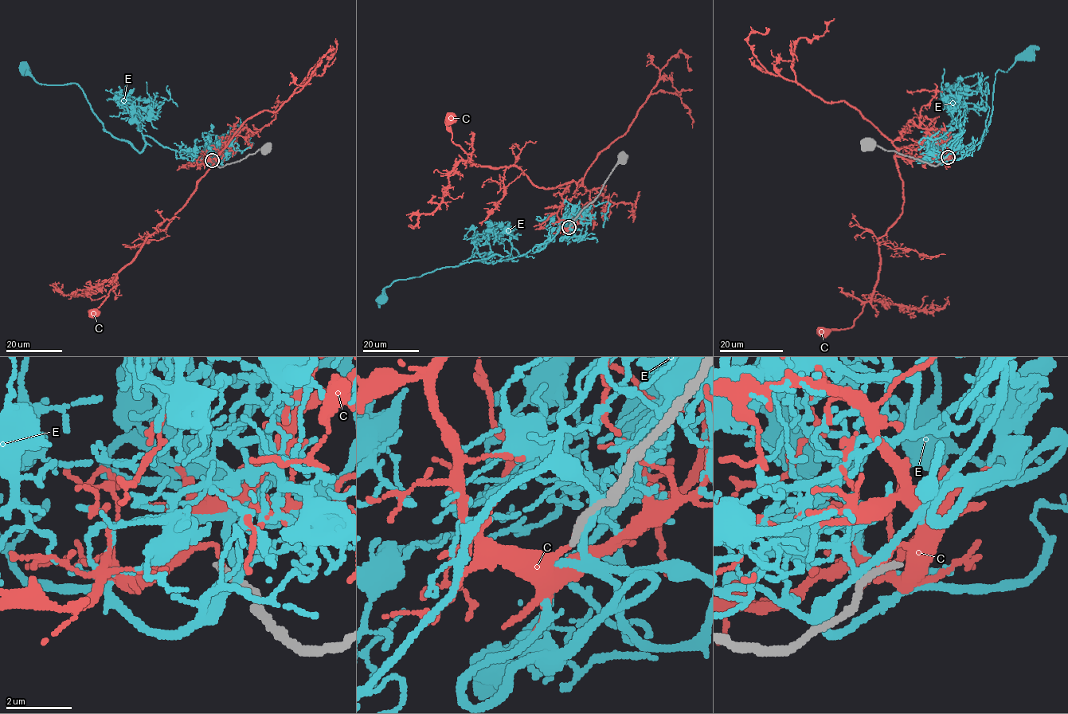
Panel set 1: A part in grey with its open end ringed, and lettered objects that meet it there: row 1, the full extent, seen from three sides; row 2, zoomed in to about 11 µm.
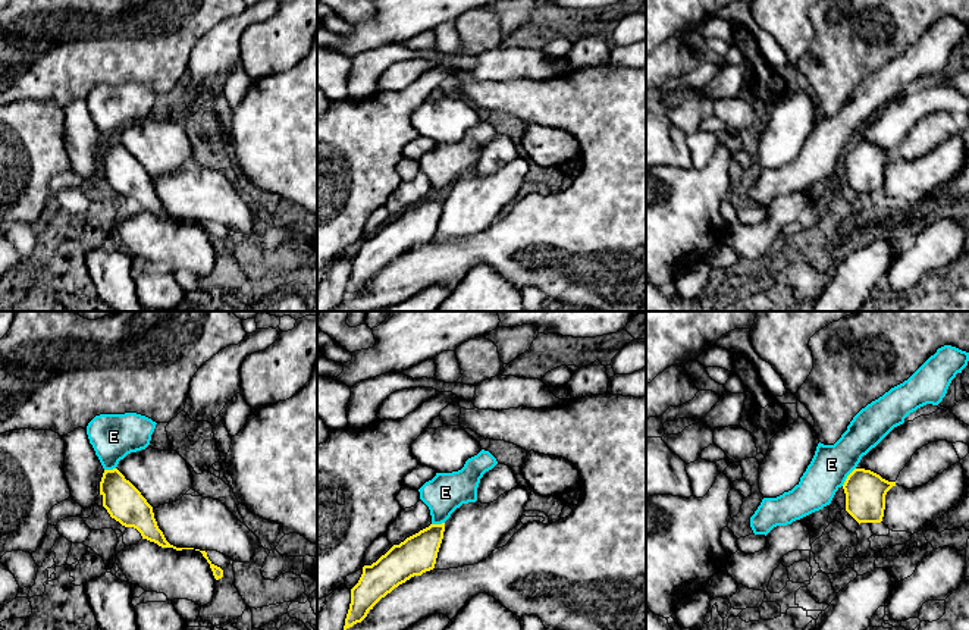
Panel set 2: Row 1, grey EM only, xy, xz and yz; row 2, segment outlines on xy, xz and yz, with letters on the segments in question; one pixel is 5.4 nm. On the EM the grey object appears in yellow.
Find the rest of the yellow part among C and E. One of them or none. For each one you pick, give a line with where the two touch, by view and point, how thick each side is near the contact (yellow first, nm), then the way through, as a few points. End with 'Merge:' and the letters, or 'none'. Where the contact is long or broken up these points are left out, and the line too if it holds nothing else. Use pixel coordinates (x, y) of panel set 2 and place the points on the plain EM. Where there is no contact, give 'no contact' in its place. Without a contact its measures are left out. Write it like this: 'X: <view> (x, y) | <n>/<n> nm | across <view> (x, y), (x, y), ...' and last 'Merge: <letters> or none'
Merge: none

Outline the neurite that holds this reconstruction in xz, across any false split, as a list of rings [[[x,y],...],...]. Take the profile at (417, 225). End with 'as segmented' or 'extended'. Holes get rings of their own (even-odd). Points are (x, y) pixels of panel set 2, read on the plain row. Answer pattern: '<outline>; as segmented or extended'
[[[445,194],[430,195],[399,216],[393,216],[371,236],[364,236],[358,254],[351,260],[344,301],[361,294],[369,282],[395,258],[433,241],[443,203]]]; as segmented

